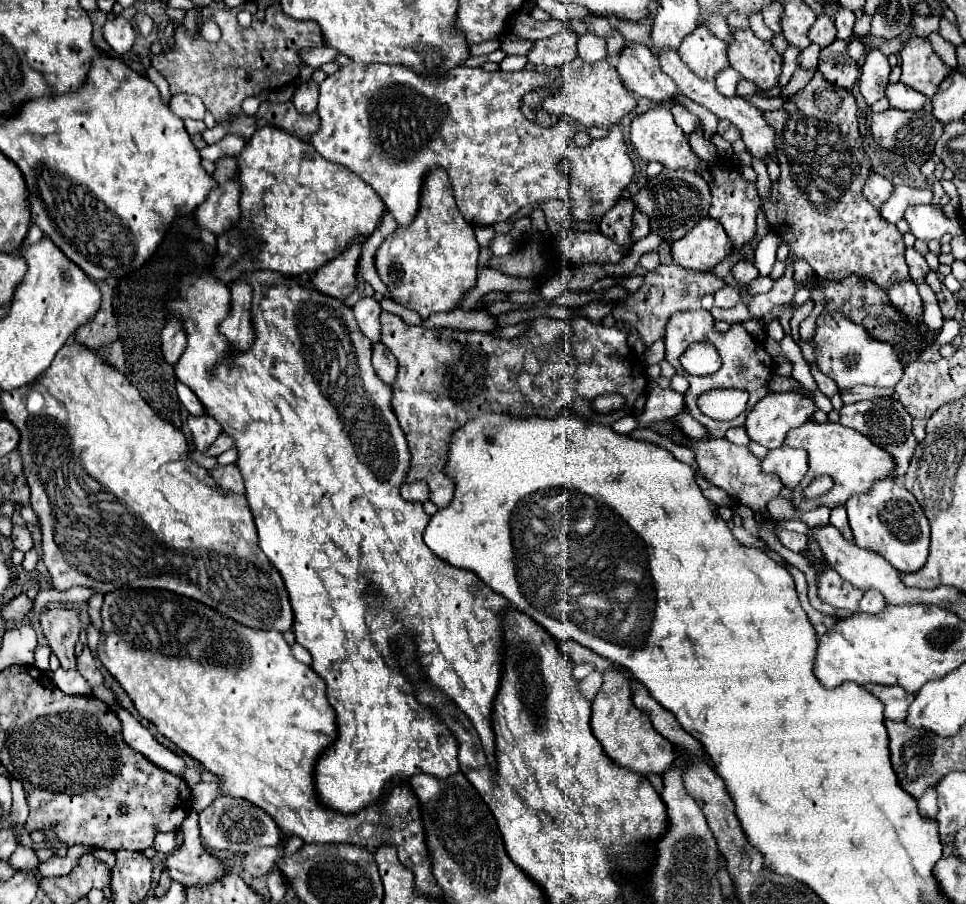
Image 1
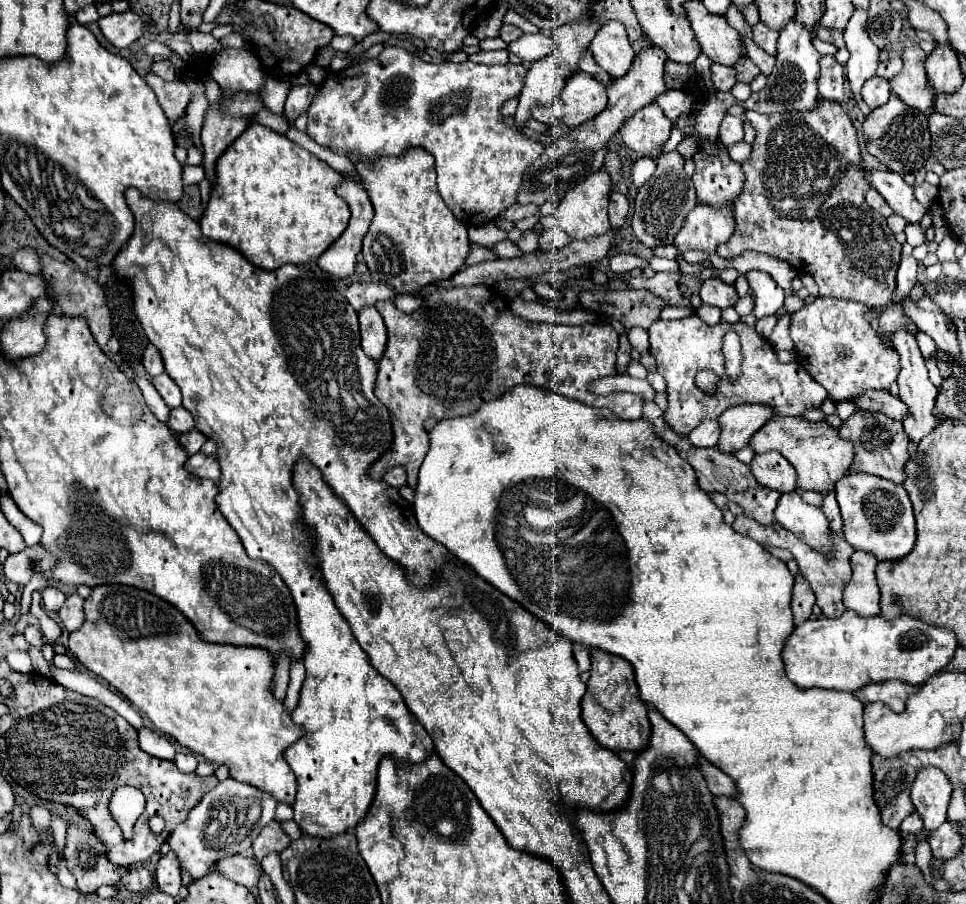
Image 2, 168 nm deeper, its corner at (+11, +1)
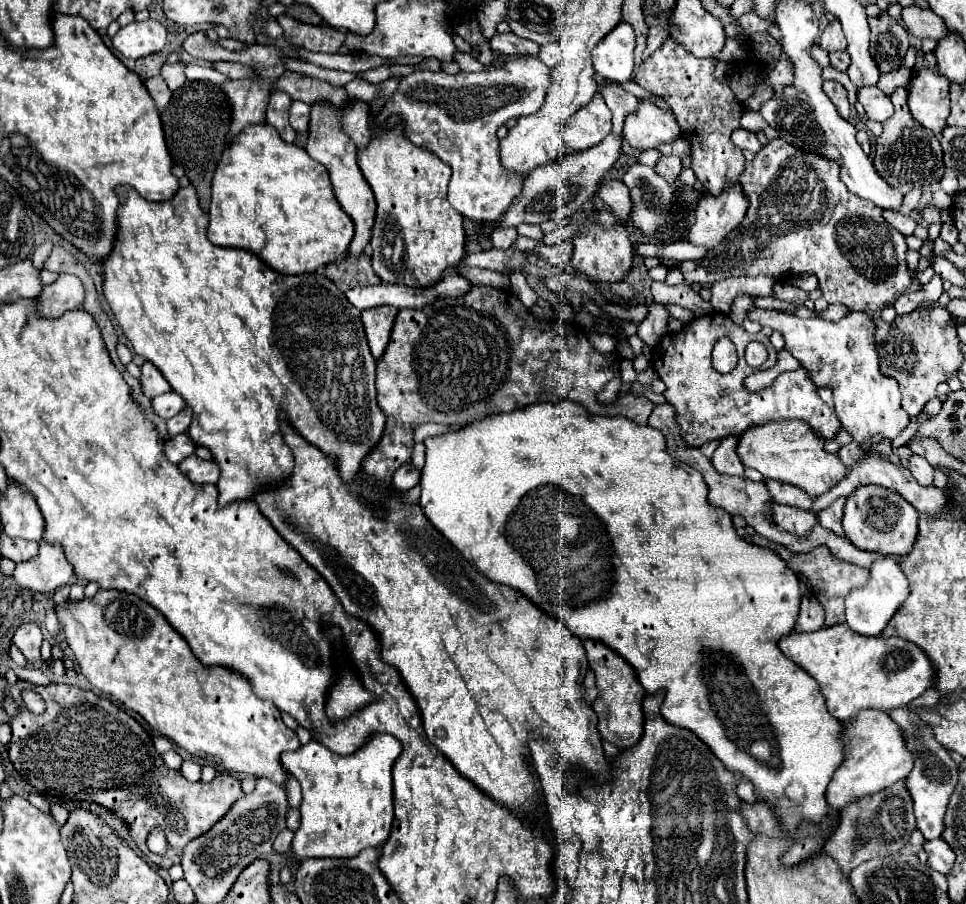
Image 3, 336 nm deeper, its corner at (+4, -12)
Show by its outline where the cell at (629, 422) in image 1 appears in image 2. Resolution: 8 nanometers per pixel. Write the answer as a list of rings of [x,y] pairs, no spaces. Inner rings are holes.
[[[645,401],[643,405],[643,419],[649,421],[657,433],[657,437],[661,437],[663,441],[667,441],[669,445],[673,445],[677,449],[677,453],[693,467],[695,475],[697,475],[697,483],[703,491],[711,493],[711,491],[721,491],[725,493],[725,497],[737,505],[743,507],[745,515],[749,519],[755,519],[757,523],[761,525],[775,525],[775,517],[773,517],[773,511],[777,507],[777,501],[779,501],[779,493],[769,489],[769,487],[763,487],[763,485],[757,485],[757,479],[751,475],[751,469],[747,463],[739,461],[733,453],[723,453],[721,449],[717,447],[707,447],[707,449],[701,449],[701,447],[695,447],[689,443],[687,437],[681,437],[677,433],[673,433],[673,429],[665,423],[663,419],[663,411],[653,403],[653,401]]]

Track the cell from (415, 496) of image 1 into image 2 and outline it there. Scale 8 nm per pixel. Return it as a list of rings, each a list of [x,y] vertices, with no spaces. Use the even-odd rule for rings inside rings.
[[[393,467],[393,471],[389,471],[385,477],[383,477],[391,487],[395,489],[401,489],[407,485],[407,477],[405,477],[405,469],[401,467]]]

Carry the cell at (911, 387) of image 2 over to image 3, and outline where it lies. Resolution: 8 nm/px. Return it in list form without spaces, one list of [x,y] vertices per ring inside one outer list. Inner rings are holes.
[[[912,456],[908,462],[908,470],[912,472],[912,476],[918,480],[918,484],[922,486],[932,486],[934,480],[934,468],[922,458],[922,456]]]

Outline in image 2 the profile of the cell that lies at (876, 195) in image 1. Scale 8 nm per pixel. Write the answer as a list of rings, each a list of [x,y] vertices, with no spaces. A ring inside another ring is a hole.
[[[871,187],[867,193],[865,193],[865,201],[867,201],[867,205],[871,207],[871,209],[875,209],[875,211],[879,211],[883,217],[889,217],[889,215],[893,215],[893,209],[889,209],[889,205],[887,205],[887,201]]]

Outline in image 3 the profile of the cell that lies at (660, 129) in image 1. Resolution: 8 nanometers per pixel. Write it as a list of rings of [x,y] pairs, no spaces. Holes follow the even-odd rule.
[[[640,100],[638,108],[624,120],[624,138],[636,150],[658,148],[662,142],[680,138],[680,134],[682,130],[674,114],[650,100]]]

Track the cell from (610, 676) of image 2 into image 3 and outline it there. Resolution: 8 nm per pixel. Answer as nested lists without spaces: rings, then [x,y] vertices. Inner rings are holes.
[[[586,640],[584,646],[586,646],[588,662],[596,676],[596,688],[598,688],[598,696],[592,704],[592,710],[598,716],[598,732],[604,740],[614,742],[618,748],[634,746],[644,732],[642,730],[644,728],[642,700],[644,700],[646,692],[642,690],[632,666],[628,662],[624,662],[624,658],[620,654],[616,654],[612,648],[608,648],[606,644],[602,644],[598,640]]]

